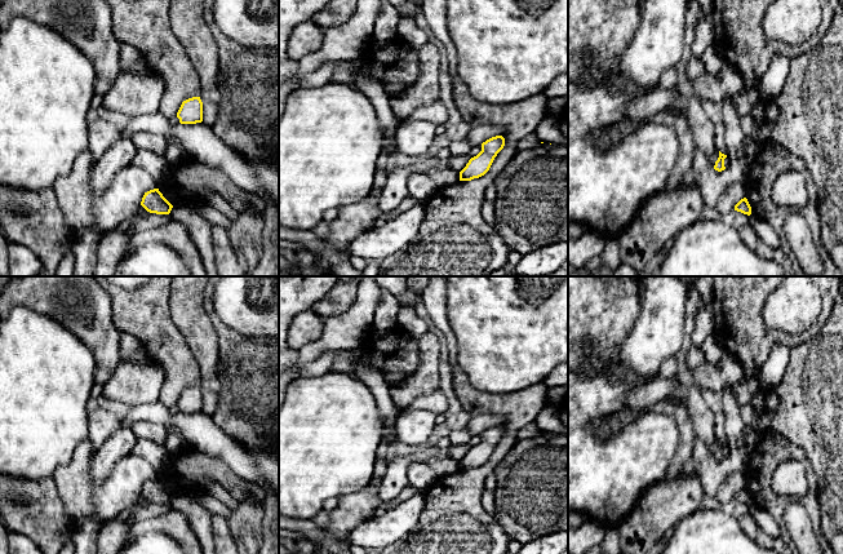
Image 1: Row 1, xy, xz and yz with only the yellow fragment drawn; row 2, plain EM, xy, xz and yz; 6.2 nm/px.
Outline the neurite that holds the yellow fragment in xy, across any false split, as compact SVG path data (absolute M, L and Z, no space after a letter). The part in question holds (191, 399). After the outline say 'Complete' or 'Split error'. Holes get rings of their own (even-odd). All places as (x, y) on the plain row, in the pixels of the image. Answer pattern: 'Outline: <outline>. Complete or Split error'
Outline: M192 386L182 391L177 407L181 413L196 413L203 411L203 391L200 386Z. Complete

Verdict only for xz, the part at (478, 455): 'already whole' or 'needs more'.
already whole

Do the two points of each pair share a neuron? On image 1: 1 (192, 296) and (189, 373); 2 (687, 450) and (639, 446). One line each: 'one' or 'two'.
1: two
2: two

